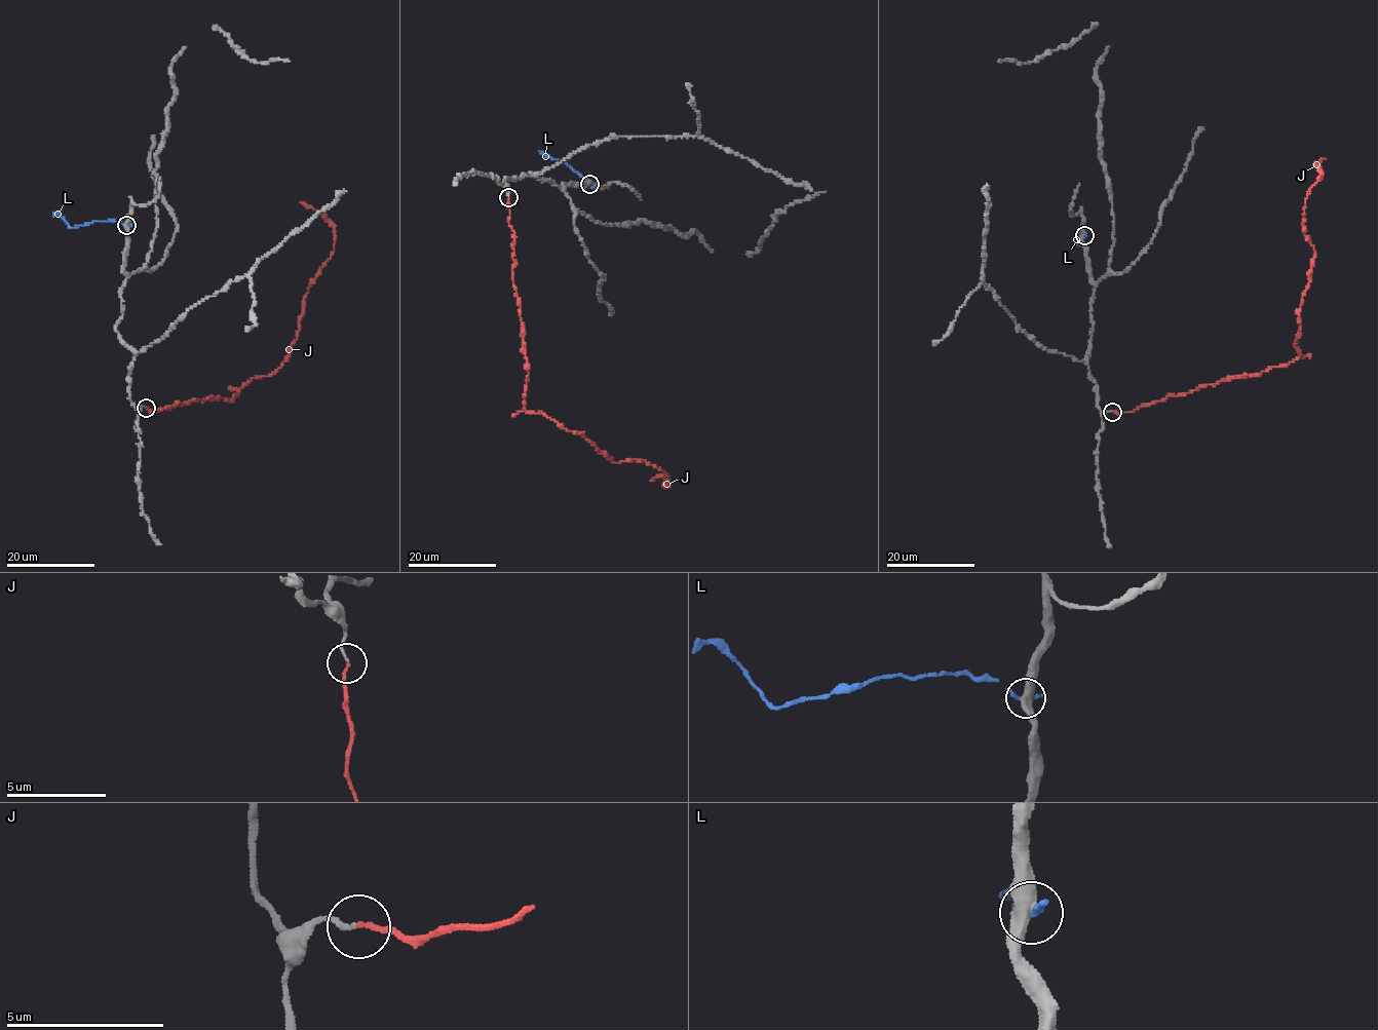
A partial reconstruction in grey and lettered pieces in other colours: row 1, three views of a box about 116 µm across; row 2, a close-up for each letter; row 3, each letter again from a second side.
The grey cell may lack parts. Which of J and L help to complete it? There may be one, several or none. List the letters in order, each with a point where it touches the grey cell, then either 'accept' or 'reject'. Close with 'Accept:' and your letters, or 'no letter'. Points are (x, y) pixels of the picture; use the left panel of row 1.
J: meets grey at (146, 408); accept
L: meets grey at (126, 225); reject
Accept: J

